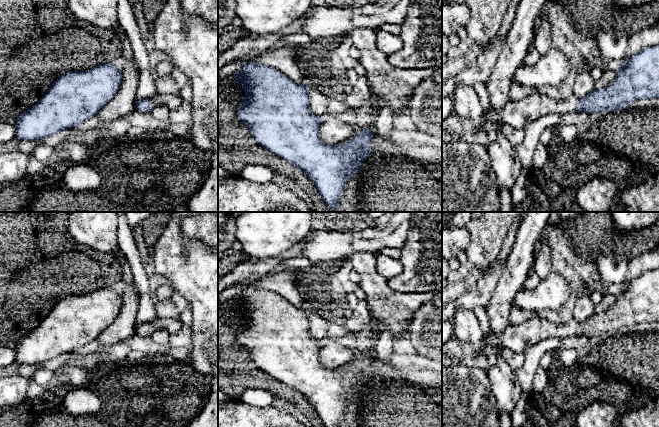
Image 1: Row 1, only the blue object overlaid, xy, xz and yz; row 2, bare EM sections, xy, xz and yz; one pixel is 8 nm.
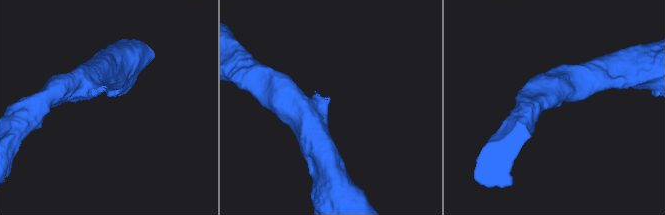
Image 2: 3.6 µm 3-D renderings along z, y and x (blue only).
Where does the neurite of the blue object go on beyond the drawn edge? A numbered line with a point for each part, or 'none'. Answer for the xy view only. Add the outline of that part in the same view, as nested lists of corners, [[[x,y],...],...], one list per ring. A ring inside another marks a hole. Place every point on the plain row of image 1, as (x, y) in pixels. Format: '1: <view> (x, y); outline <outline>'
1: xy (172, 325); outline [[[165,318],[165,319],[156,319],[149,323],[149,328],[153,331],[165,328],[169,333],[177,332],[183,325],[180,319],[174,318]]]

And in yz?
1: yz (517, 338); outline [[[539,317],[530,318],[519,325],[509,324],[499,334],[488,333],[484,337],[487,346],[501,345],[515,353],[524,353],[528,347],[543,340],[575,336],[579,322],[572,320],[567,324],[550,322]]]

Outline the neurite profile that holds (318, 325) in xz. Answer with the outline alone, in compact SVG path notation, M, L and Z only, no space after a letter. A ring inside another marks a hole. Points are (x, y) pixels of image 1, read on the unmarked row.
M314 312L309 314L309 326L311 336L318 341L325 342L327 341L327 332L330 321L320 317Z

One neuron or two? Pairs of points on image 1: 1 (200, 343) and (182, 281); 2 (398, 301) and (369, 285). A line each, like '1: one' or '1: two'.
1: one
2: one

